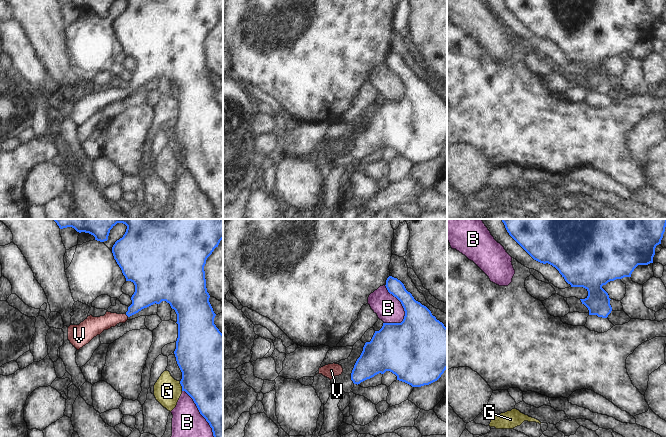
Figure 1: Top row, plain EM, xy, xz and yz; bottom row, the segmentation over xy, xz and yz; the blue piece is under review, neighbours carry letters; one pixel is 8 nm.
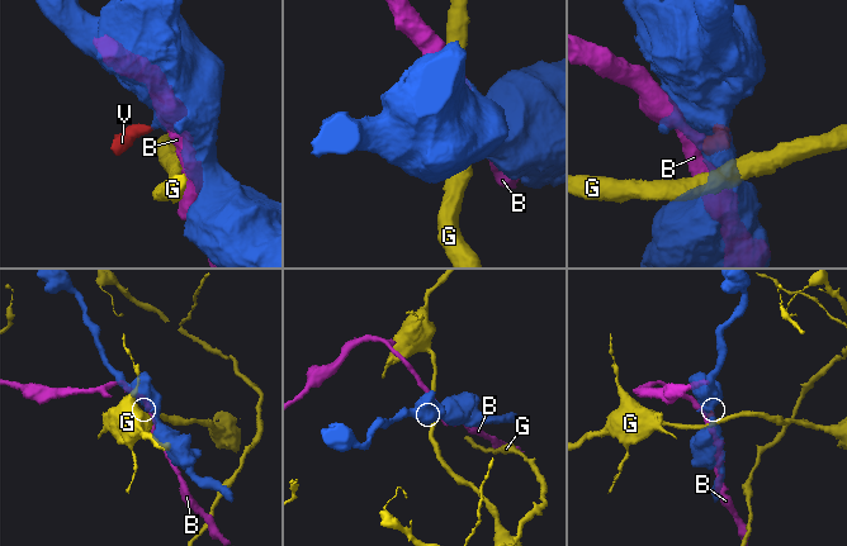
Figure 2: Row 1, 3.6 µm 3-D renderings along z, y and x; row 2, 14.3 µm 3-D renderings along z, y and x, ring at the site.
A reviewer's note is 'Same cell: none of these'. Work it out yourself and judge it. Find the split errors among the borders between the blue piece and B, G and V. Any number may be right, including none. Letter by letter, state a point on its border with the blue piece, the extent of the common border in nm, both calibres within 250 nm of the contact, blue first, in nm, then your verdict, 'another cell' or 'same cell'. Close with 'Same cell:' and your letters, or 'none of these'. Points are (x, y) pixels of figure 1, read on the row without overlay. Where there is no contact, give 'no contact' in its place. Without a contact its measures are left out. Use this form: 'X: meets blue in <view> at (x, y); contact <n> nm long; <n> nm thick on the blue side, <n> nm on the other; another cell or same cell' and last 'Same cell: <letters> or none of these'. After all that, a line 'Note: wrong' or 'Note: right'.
B: meets blue in xz at (401, 79); contact 340 nm long; 300 nm thick on the blue side, 220 nm on the other; another cell
G: meets blue in xy at (181, 161); contact 80 nm long; 460 nm thick on the blue side, 220 nm on the other; another cell
V: meets blue in xy at (127, 91); contact 40 nm long; 200 nm thick on the blue side, 130 nm on the other; same cell
Same cell: V
Note: wrong

